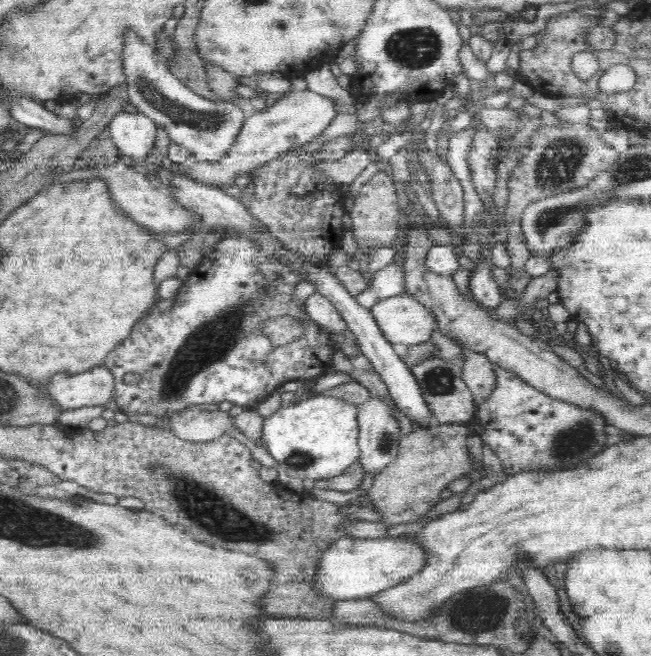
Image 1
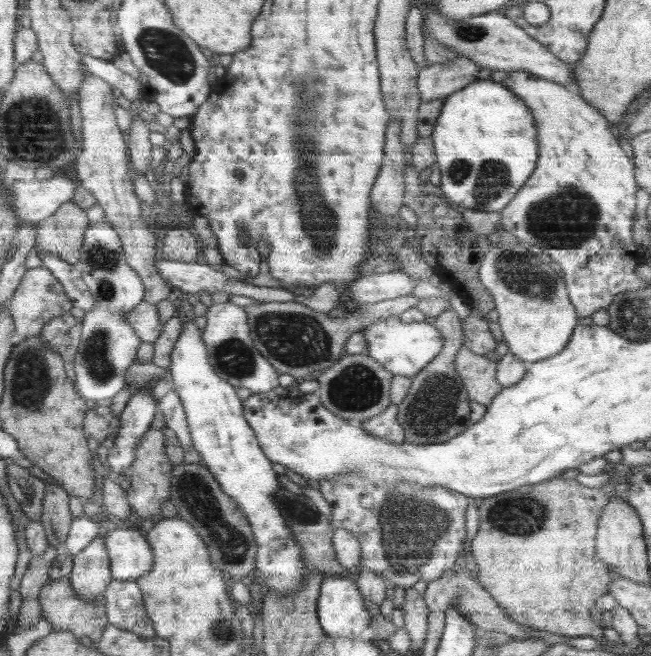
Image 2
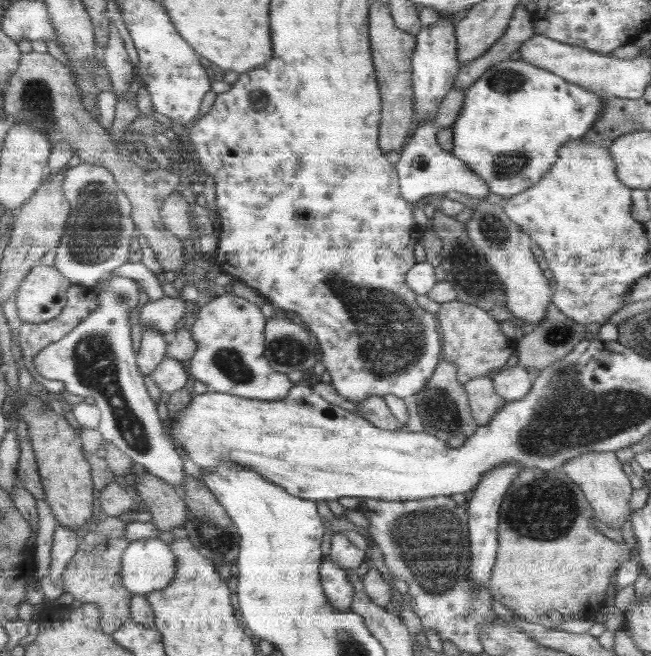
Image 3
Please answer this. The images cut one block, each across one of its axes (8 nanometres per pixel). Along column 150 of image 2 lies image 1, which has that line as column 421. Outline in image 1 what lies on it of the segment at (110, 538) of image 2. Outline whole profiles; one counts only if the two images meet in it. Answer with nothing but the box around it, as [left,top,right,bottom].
[315,537,425,601]

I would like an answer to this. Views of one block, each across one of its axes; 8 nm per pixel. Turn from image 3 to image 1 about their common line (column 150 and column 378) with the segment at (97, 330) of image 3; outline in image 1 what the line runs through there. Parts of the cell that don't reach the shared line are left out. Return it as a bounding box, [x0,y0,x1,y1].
[356,398,402,474]

